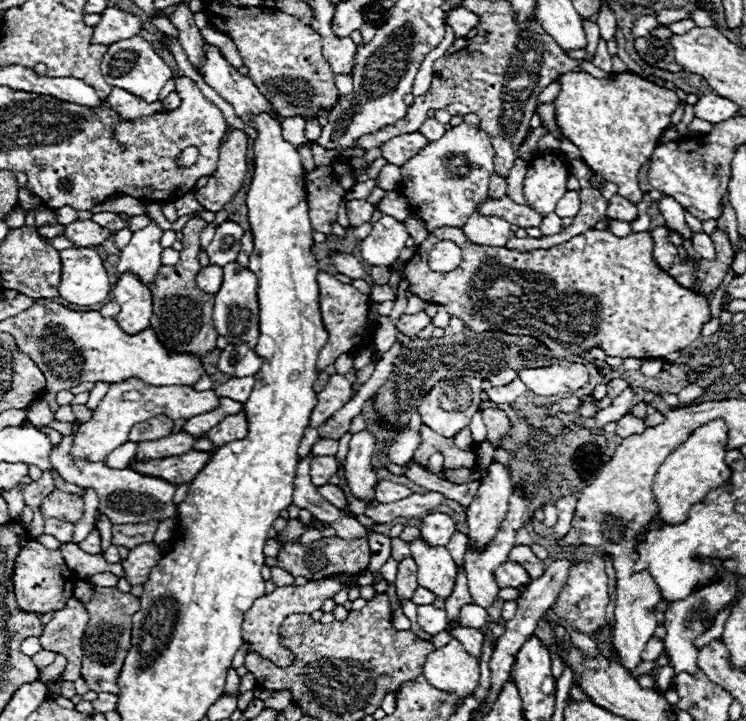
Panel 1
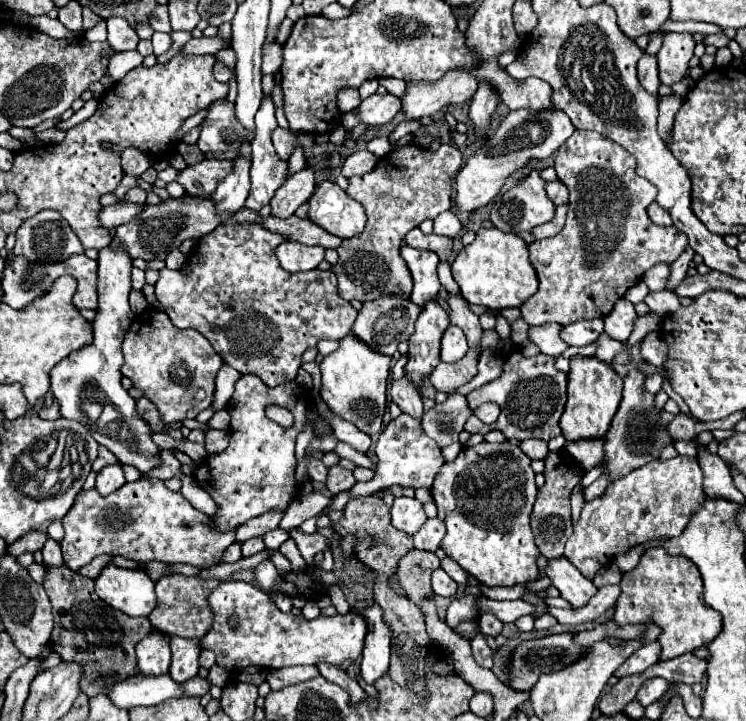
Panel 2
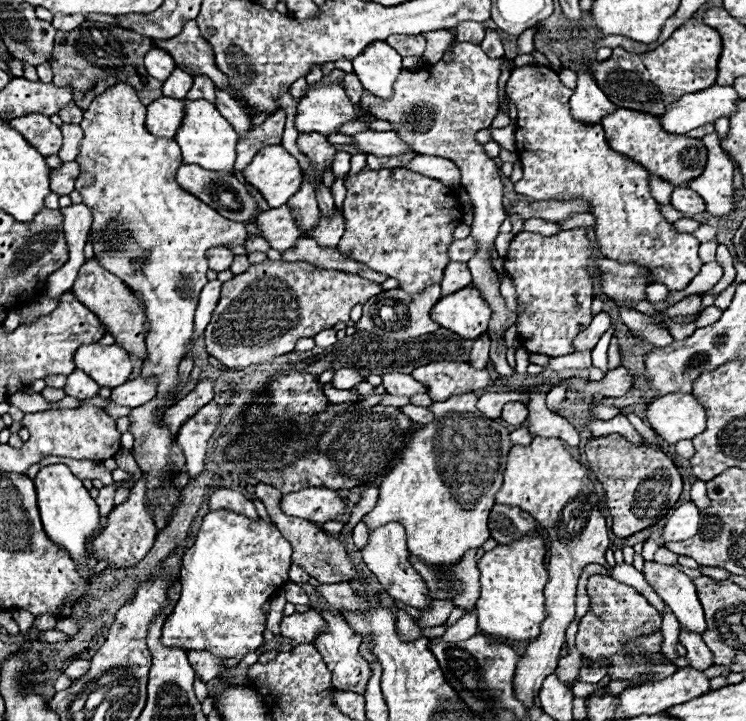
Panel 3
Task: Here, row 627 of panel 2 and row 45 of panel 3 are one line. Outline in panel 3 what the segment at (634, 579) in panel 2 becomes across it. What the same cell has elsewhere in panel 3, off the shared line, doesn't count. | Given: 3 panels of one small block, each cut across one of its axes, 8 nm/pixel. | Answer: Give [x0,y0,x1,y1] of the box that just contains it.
[588,18,720,116]

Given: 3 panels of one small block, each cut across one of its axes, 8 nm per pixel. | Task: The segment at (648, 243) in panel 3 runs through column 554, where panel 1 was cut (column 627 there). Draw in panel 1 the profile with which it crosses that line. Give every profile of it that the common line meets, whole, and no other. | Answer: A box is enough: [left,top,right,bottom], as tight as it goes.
[556,72,680,204]

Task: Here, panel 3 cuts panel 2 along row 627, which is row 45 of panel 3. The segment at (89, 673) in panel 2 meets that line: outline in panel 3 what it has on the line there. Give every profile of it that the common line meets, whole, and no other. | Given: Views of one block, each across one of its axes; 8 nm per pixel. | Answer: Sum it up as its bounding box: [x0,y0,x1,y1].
[52,20,162,110]

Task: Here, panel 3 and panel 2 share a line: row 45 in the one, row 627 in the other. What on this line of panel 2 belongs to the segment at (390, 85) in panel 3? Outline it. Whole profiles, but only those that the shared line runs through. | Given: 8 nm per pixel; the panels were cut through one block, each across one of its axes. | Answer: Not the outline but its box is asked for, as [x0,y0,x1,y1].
[360,604,390,686]

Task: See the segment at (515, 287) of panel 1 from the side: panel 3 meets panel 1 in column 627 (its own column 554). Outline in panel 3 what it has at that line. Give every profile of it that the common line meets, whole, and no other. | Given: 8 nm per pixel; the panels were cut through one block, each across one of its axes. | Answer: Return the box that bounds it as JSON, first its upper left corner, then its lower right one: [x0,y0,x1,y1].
[504,228,594,358]

